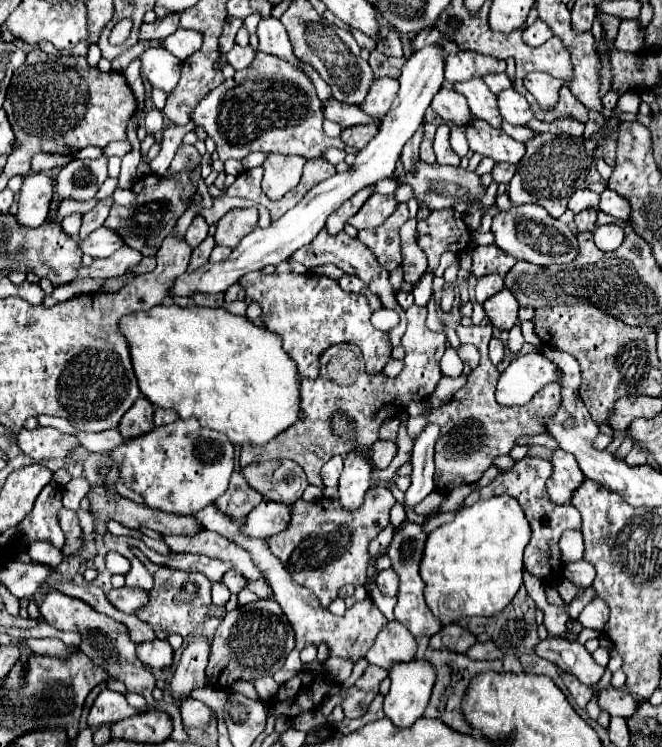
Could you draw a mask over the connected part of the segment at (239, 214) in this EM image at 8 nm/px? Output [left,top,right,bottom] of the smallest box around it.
[214,209,258,247]

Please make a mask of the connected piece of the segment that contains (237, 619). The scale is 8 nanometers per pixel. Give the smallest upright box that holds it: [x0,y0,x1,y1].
[206,599,294,689]

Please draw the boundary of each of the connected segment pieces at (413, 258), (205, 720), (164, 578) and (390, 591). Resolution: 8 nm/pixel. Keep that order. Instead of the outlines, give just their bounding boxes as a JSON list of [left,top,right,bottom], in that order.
[[400,218,427,284],[182,699,212,731],[134,551,212,639],[376,569,398,595]]

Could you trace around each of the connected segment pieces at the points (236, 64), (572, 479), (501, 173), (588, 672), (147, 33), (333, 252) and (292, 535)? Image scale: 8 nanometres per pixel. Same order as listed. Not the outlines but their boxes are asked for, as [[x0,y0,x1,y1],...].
[[228,45,254,71],[546,449,586,503],[492,163,516,183],[536,637,604,687],[140,13,178,41],[292,229,406,347],[266,487,394,609]]

